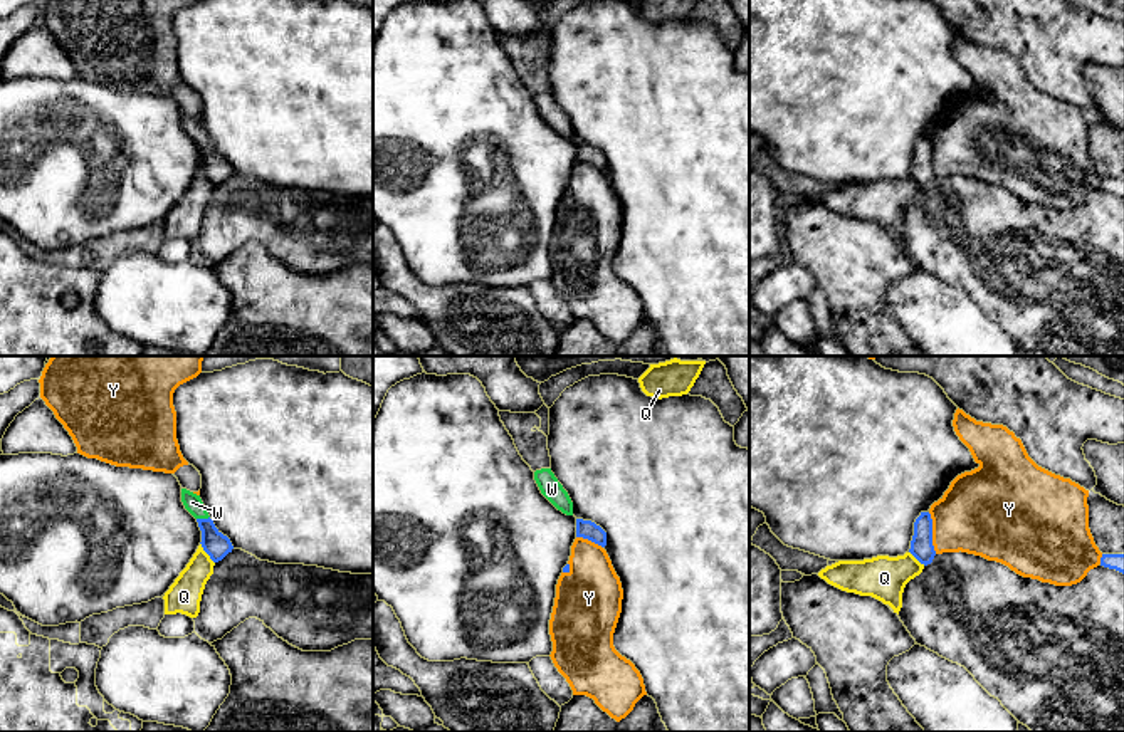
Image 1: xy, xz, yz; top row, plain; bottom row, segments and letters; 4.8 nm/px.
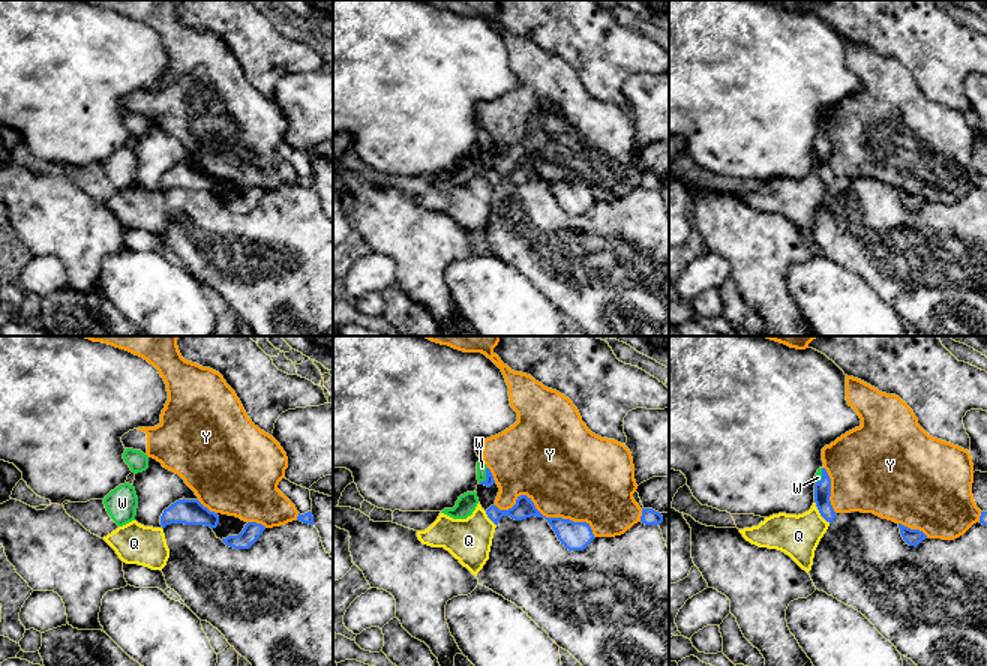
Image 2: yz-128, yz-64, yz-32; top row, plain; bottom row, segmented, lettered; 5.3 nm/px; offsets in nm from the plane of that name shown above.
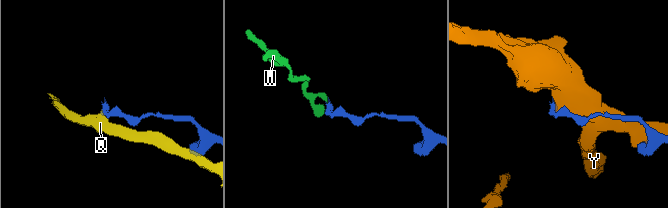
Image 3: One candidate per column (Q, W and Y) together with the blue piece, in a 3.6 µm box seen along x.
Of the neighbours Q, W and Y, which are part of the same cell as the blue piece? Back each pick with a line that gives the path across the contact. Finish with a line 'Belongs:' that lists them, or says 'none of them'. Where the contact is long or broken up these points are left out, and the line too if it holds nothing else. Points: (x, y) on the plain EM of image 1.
Belongs: W

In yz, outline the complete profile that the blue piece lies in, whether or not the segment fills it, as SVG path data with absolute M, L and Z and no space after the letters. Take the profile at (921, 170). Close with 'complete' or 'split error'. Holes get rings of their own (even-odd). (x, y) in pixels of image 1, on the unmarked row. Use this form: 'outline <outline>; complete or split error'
outline M921 136L916 143L909 176L924 190L932 186L936 175L932 170L932 143L929 136Z; complete

